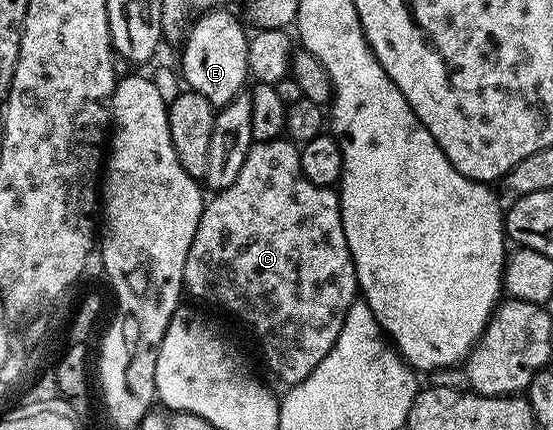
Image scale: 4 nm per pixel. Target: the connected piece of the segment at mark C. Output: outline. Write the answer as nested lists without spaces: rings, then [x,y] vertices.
[[[284,137],[276,138],[270,142],[254,142],[253,147],[247,152],[247,160],[243,160],[243,168],[239,168],[239,176],[235,176],[235,184],[226,190],[218,190],[205,203],[204,210],[201,211],[199,228],[195,228],[195,240],[191,240],[191,252],[187,252],[187,264],[183,264],[184,289],[189,290],[197,298],[202,298],[205,302],[214,302],[217,306],[222,306],[229,314],[234,314],[251,333],[257,337],[257,342],[261,345],[261,354],[265,357],[265,362],[269,365],[269,370],[278,378],[285,382],[286,387],[302,382],[335,348],[335,340],[339,340],[339,332],[343,328],[343,320],[351,308],[351,304],[358,297],[357,273],[351,252],[347,248],[347,236],[343,232],[341,223],[341,200],[336,189],[328,186],[316,186],[303,176],[301,167],[301,151],[292,141]]]

